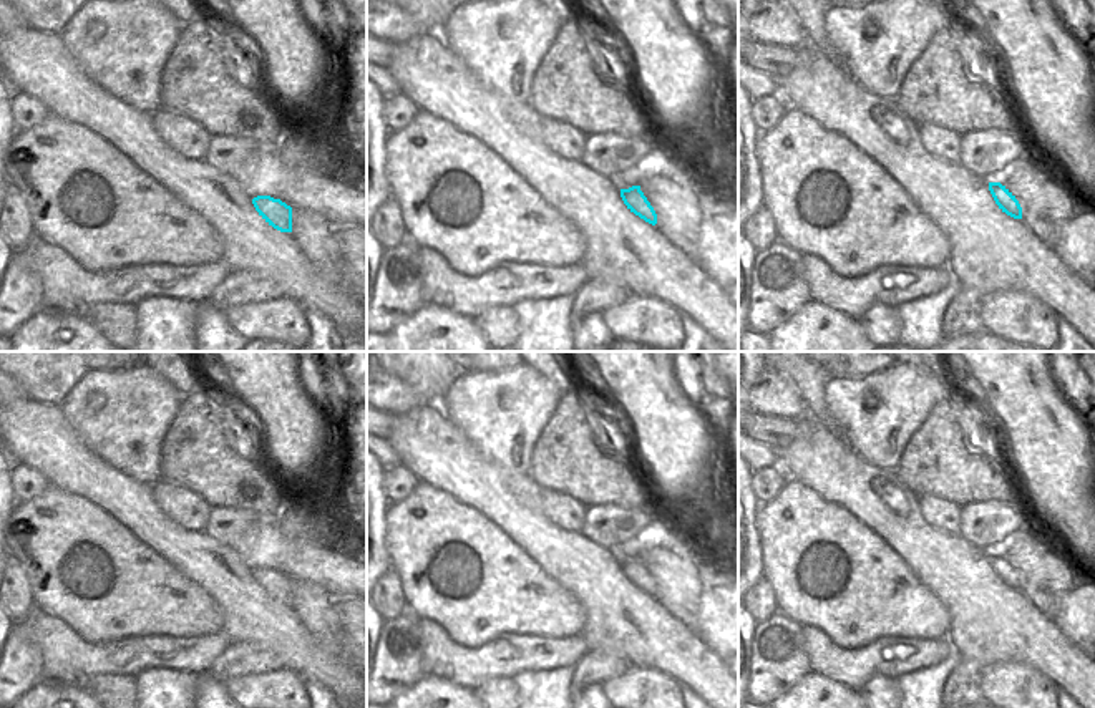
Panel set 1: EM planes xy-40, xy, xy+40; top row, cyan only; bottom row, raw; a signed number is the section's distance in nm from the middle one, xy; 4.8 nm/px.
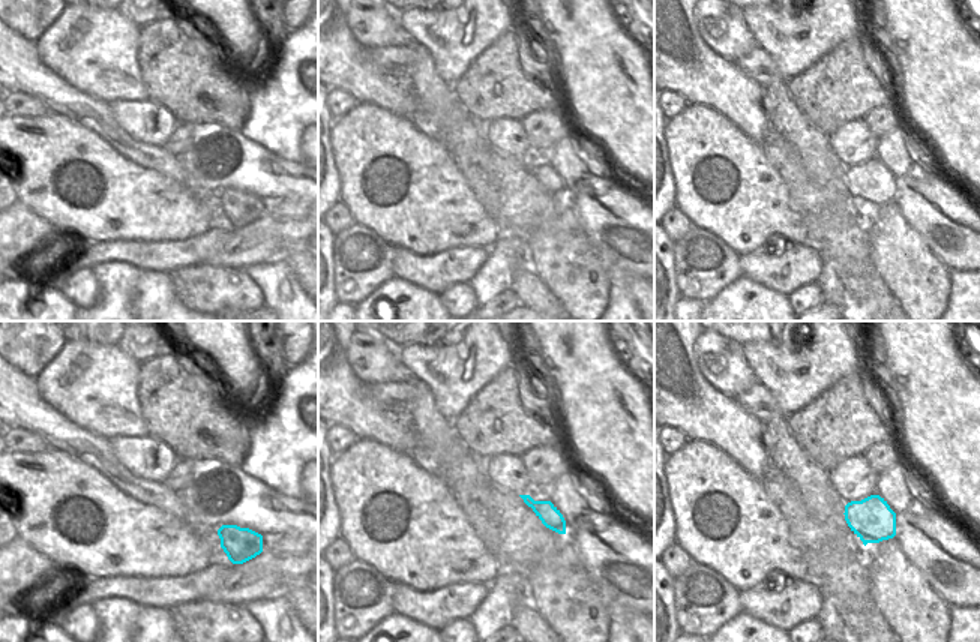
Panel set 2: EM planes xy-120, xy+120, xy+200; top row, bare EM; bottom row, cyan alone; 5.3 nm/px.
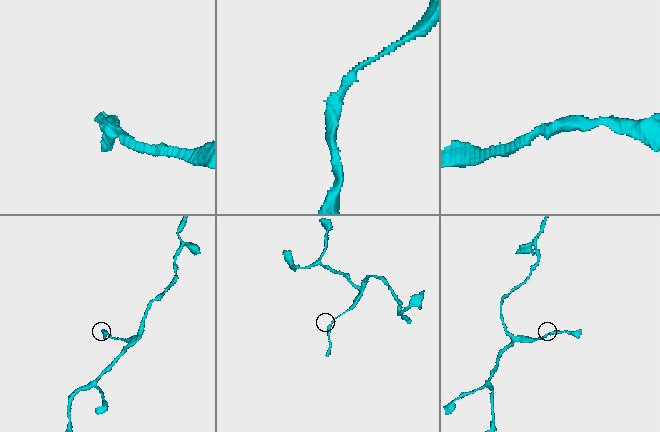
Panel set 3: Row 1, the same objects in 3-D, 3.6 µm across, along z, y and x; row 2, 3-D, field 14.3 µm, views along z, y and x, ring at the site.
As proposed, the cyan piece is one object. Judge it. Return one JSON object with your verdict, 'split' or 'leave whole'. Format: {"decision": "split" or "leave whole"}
{"decision": "leave whole"}

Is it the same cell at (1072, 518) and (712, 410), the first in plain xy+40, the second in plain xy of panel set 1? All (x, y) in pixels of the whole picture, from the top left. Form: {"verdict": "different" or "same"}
{"verdict": "different"}

